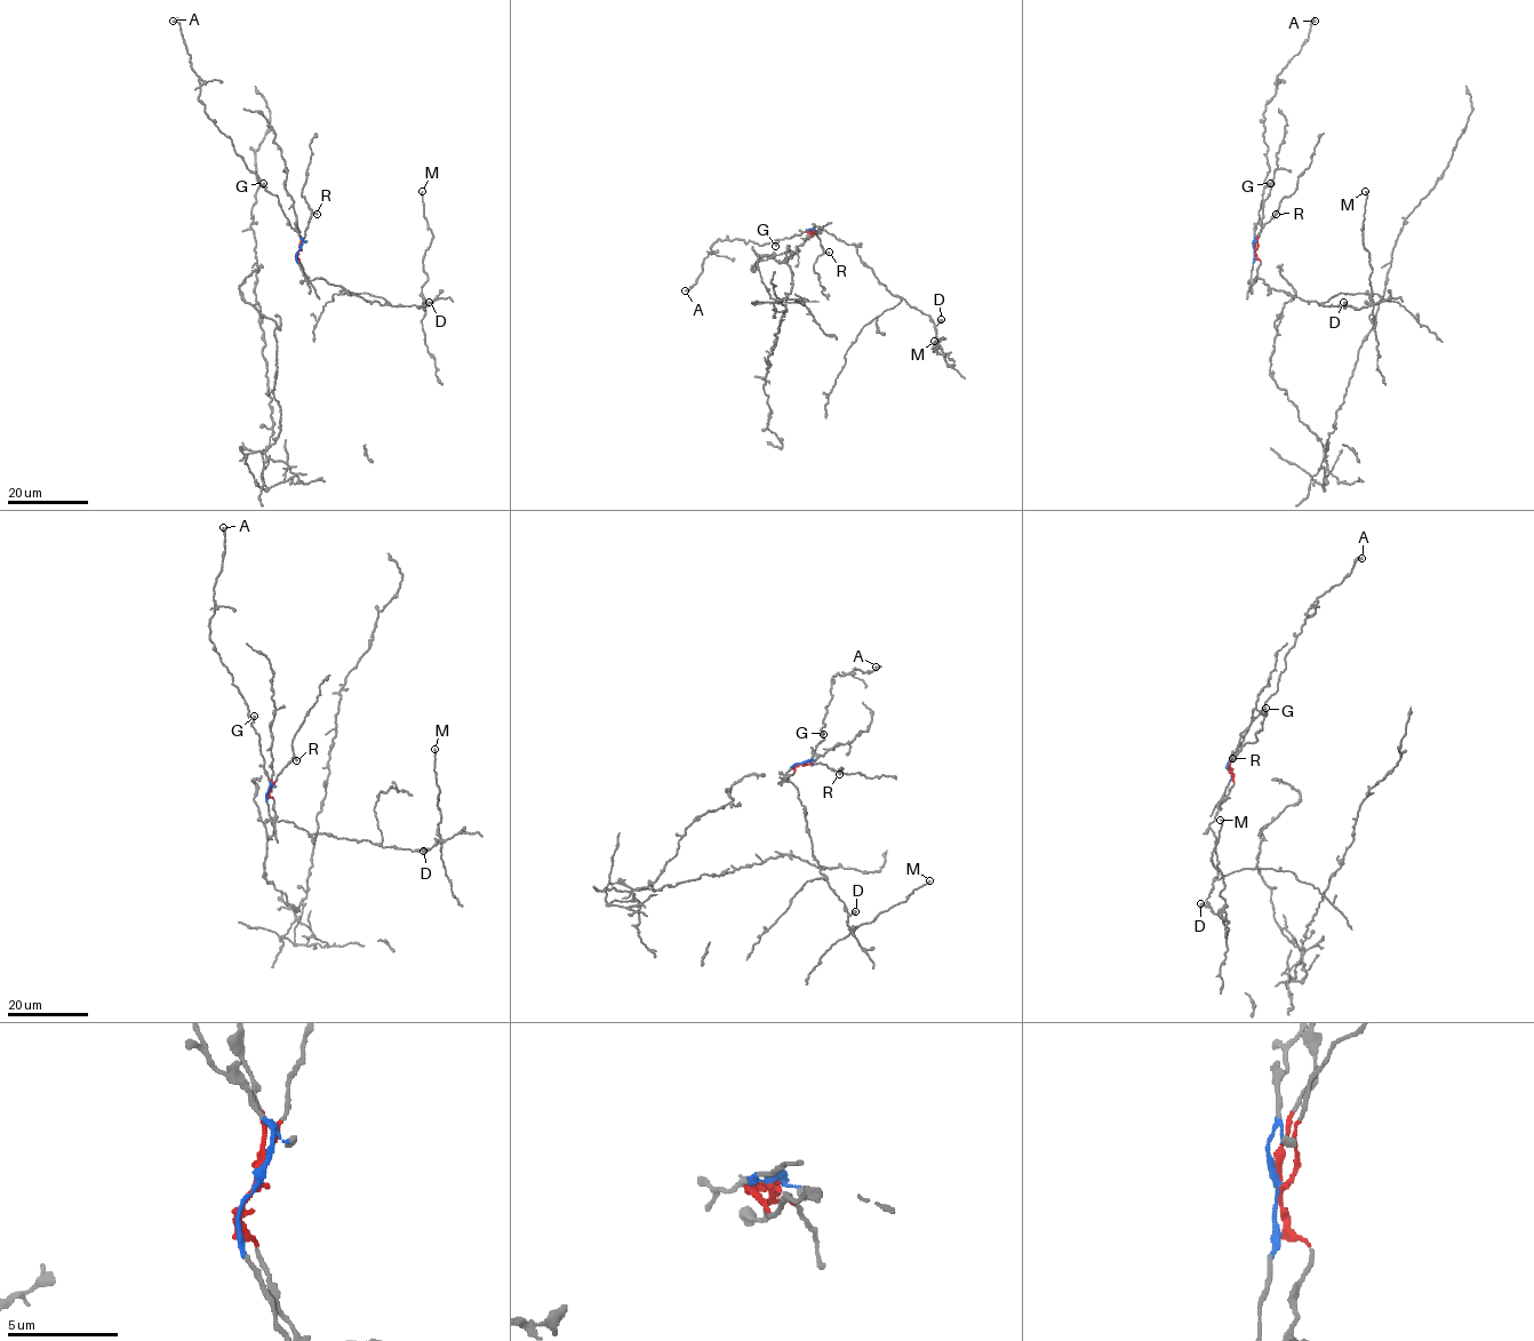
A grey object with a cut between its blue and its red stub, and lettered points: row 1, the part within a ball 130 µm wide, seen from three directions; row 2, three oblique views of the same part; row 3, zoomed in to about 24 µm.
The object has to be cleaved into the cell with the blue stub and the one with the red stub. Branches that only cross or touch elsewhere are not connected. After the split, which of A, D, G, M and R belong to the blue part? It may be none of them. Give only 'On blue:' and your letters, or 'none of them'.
On blue: A, G

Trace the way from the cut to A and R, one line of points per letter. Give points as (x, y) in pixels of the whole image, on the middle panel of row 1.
A: (811, 231), (759, 245), (718, 240), (695, 284), (685, 290)
R: (811, 231), (823, 250), (829, 252)

